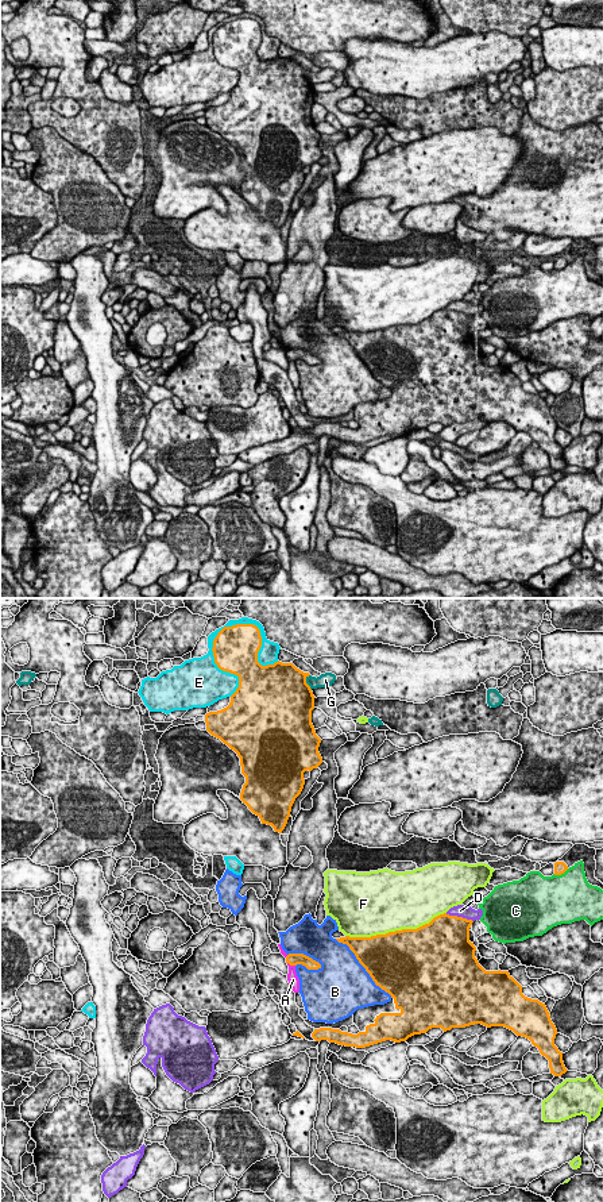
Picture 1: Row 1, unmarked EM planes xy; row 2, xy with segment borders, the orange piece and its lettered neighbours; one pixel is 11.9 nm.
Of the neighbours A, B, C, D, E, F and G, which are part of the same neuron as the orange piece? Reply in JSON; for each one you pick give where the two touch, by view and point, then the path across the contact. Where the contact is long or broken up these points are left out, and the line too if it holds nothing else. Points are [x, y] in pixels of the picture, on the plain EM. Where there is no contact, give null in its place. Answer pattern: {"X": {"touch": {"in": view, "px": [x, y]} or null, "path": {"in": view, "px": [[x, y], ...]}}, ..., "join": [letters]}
{"join": []}

